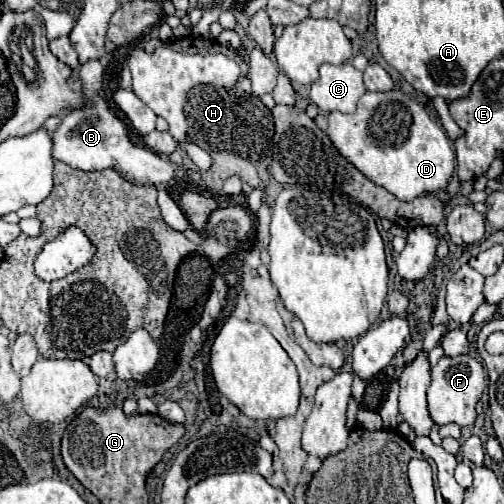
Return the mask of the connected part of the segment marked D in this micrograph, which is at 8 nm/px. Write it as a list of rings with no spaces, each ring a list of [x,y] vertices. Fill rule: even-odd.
[[[367,91],[351,115],[333,111],[329,113],[327,135],[337,151],[353,163],[367,179],[385,187],[401,201],[411,201],[423,193],[445,189],[457,167],[455,151],[447,133],[437,125],[429,113],[403,91],[389,93]],[[375,115],[375,129],[369,121]]]

